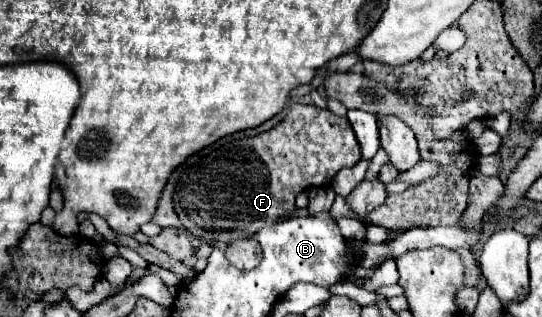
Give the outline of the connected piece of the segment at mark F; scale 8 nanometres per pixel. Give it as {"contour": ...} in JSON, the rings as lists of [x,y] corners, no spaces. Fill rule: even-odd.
{"contour":[[[291,104],[287,118],[269,132],[243,140],[221,140],[197,152],[183,166],[179,166],[175,170],[175,212],[185,230],[203,242],[229,244],[241,238],[251,238],[265,228],[265,224],[275,224],[289,218],[293,214],[293,200],[299,192],[313,186],[329,186],[341,168],[355,166],[359,160],[359,142],[347,118],[339,118],[331,110],[321,110],[317,106]]]}

